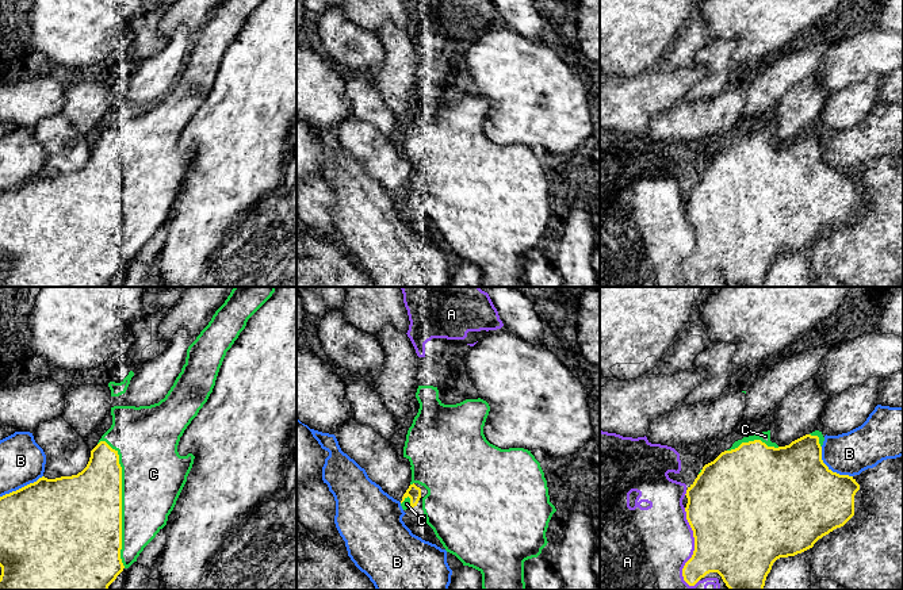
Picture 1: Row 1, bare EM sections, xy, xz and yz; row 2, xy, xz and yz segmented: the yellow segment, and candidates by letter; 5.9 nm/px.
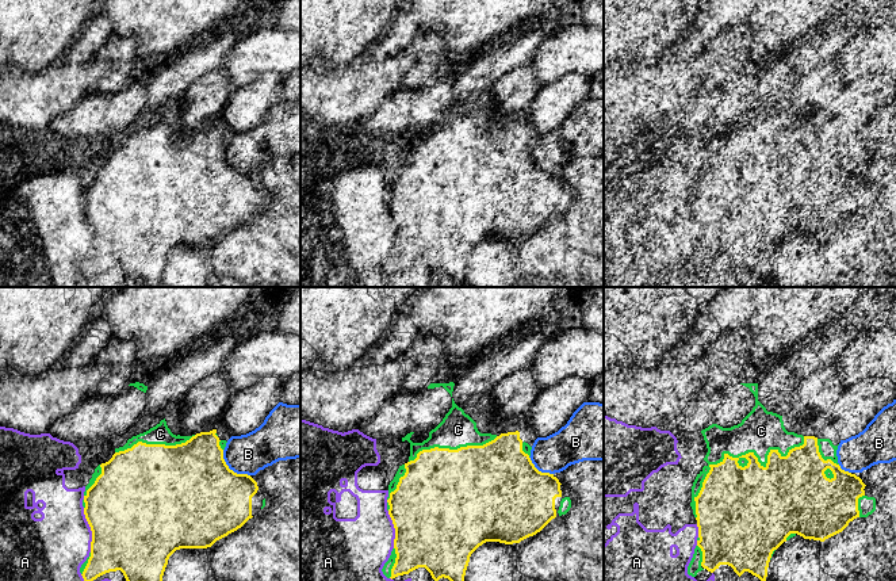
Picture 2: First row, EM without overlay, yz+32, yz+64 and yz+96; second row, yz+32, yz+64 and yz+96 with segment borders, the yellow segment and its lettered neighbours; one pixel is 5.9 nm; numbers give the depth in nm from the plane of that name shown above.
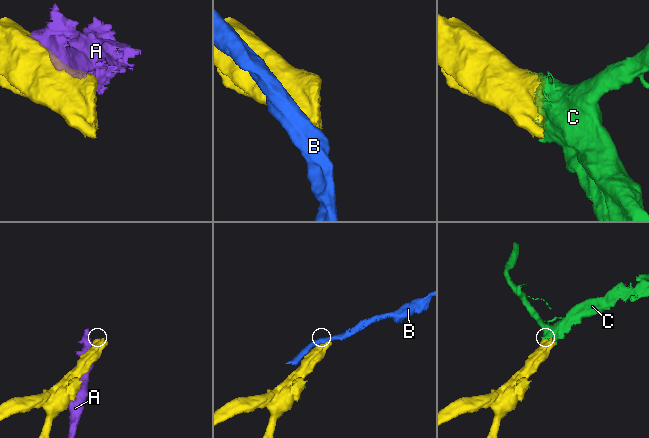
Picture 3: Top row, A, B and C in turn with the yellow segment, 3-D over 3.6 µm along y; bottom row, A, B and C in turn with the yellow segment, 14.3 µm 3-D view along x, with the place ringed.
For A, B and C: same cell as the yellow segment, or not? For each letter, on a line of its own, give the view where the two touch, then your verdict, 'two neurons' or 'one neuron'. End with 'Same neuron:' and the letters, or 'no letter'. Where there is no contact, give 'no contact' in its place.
A: contact in yz; two neurons
B: contact in yz; two neurons
C: contact in xy; one neuron
Same neuron: C

